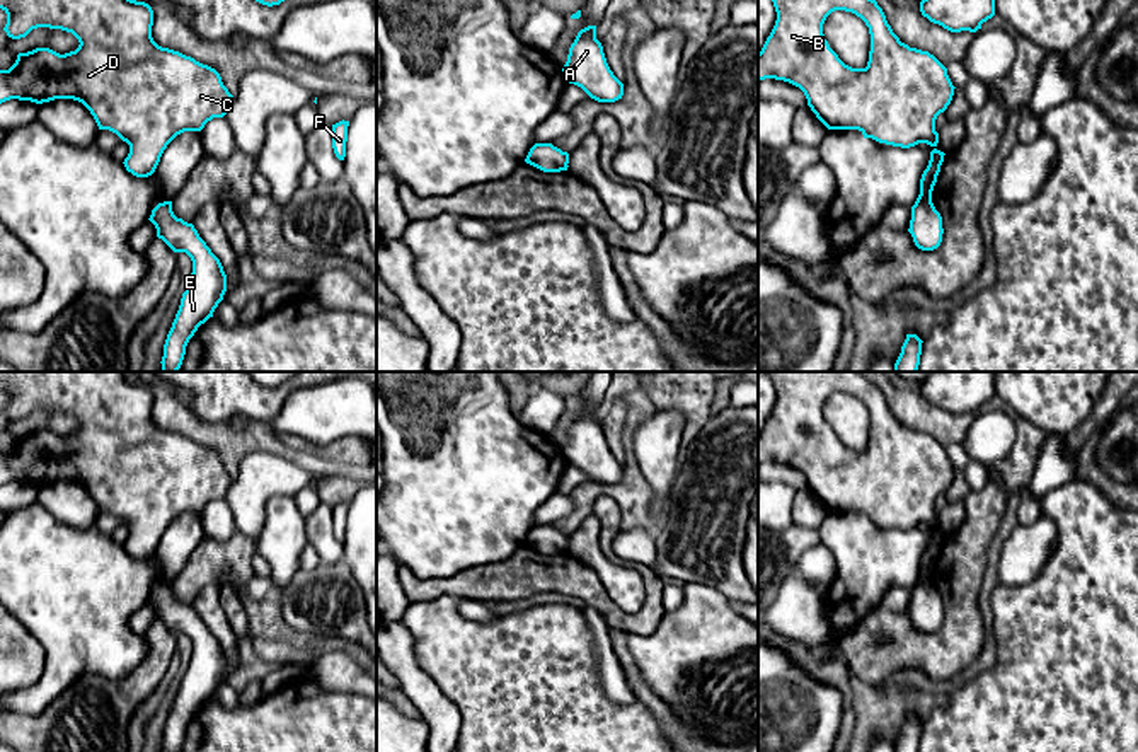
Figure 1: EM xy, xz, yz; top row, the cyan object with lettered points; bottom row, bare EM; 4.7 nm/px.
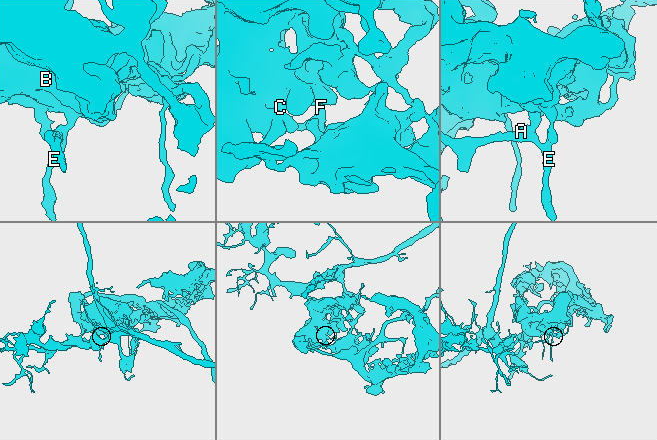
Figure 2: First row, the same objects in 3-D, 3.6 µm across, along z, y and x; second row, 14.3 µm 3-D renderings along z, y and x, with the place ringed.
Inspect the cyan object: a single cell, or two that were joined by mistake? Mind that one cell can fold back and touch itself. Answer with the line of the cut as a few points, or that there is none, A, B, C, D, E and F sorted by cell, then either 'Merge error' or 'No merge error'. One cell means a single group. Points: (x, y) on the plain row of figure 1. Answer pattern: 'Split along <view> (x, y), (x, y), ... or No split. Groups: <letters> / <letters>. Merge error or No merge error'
Split along yz (934, 589), (931, 594), (912, 597). Groups: A E / B C D F. Merge error

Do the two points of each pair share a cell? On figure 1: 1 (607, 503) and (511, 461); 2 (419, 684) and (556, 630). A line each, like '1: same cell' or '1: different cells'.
1: different cells
2: different cells

